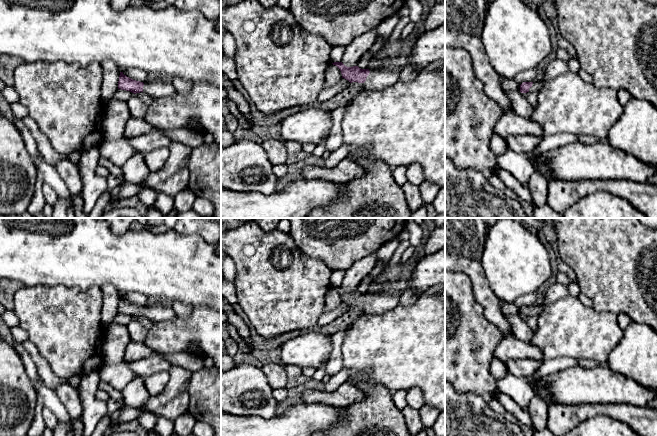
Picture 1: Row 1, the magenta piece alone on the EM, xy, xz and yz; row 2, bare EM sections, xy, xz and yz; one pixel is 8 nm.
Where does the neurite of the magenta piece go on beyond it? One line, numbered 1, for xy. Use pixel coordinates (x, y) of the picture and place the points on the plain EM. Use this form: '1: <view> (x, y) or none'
1: xy (161, 312)

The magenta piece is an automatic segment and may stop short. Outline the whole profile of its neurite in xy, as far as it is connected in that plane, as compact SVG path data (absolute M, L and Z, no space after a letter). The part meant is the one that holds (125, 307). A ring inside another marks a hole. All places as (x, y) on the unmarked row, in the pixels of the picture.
M120 296L118 313L130 315L134 318L144 316L154 322L172 321L176 314L169 303L140 306L133 304Z

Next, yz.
M556 282L544 287L545 294L544 300L541 305L534 304L533 306L523 306L520 309L520 316L527 317L529 315L539 316L543 309L550 303L553 303L559 299L565 298L569 295L567 286Z

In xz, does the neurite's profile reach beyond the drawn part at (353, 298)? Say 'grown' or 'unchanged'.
grown

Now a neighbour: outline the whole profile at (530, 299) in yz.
M537 291L518 297L513 304L520 310L523 306L533 306L538 298Z

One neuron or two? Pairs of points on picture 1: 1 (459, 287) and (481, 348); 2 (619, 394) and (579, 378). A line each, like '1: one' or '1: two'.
1: one
2: one

